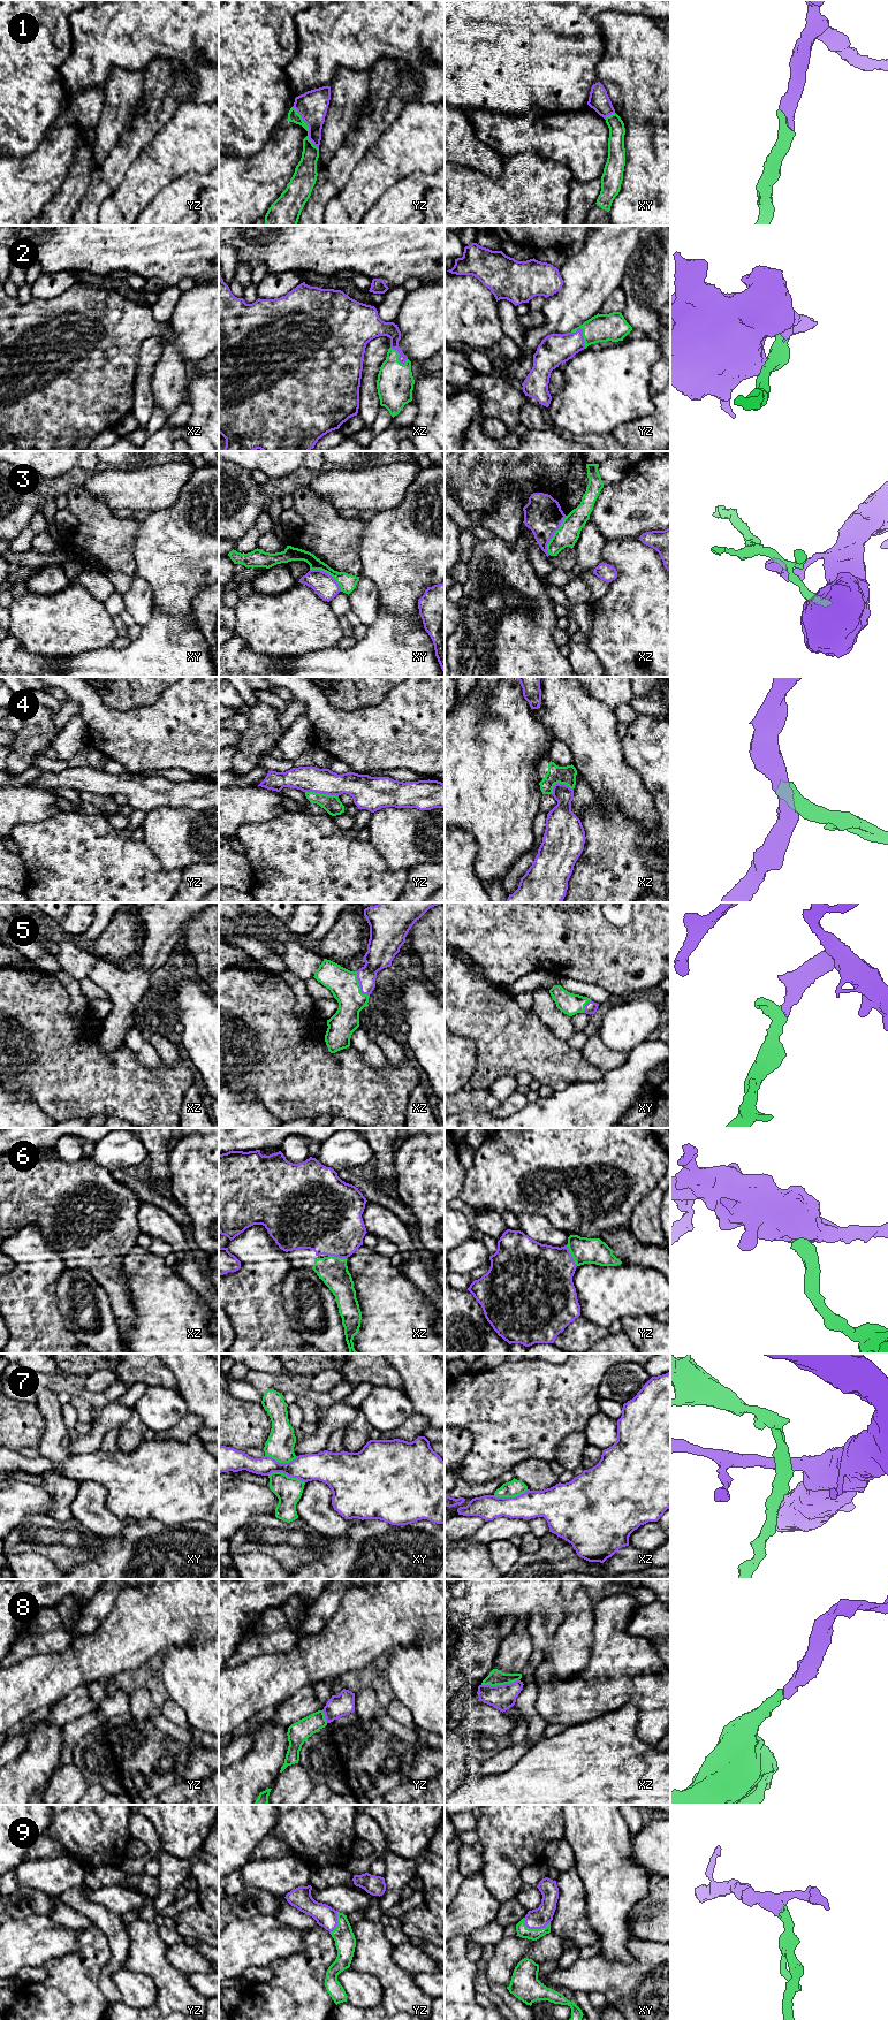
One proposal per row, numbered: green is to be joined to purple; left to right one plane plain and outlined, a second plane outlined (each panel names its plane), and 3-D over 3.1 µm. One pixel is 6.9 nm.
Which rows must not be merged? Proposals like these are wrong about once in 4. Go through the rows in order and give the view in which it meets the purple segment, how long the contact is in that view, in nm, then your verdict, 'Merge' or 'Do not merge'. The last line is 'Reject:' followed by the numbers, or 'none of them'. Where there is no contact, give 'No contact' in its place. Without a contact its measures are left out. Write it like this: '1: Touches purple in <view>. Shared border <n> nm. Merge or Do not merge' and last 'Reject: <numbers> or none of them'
1: Touches purple in yz. Shared border 340 nm. Merge
2: Touches purple in yz. Shared border 160 nm. Merge
3: Touches purple in xz. Shared border 300 nm. Do not merge
4: Touches purple in yz. Shared border 240 nm. Do not merge
5: Touches purple in xz. Shared border 200 nm. Merge
6: Touches purple in yz. Shared border 170 nm. Merge
7: Touches purple in xy. Shared border 280 nm. Do not merge
8: Touches purple in xz. Shared border 260 nm. Merge
9: Touches purple in xy. Shared border 190 nm. Merge
Reject: 3, 4, 7

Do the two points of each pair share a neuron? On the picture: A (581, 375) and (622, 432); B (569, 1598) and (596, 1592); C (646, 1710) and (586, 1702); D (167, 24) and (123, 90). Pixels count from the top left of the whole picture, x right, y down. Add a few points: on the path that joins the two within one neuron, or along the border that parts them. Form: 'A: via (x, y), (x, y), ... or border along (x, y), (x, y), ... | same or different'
A: border along (625, 421), (620, 424), (612, 433) | different
B: border along (584, 1591), (594, 1605) | different
C: via (632, 1697), (601, 1697) | same
D: border along (146, 70), (113, 68), (109, 76) | different

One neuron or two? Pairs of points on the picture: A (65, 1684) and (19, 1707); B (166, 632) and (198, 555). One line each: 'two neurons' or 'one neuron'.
A: one neuron
B: one neuron

